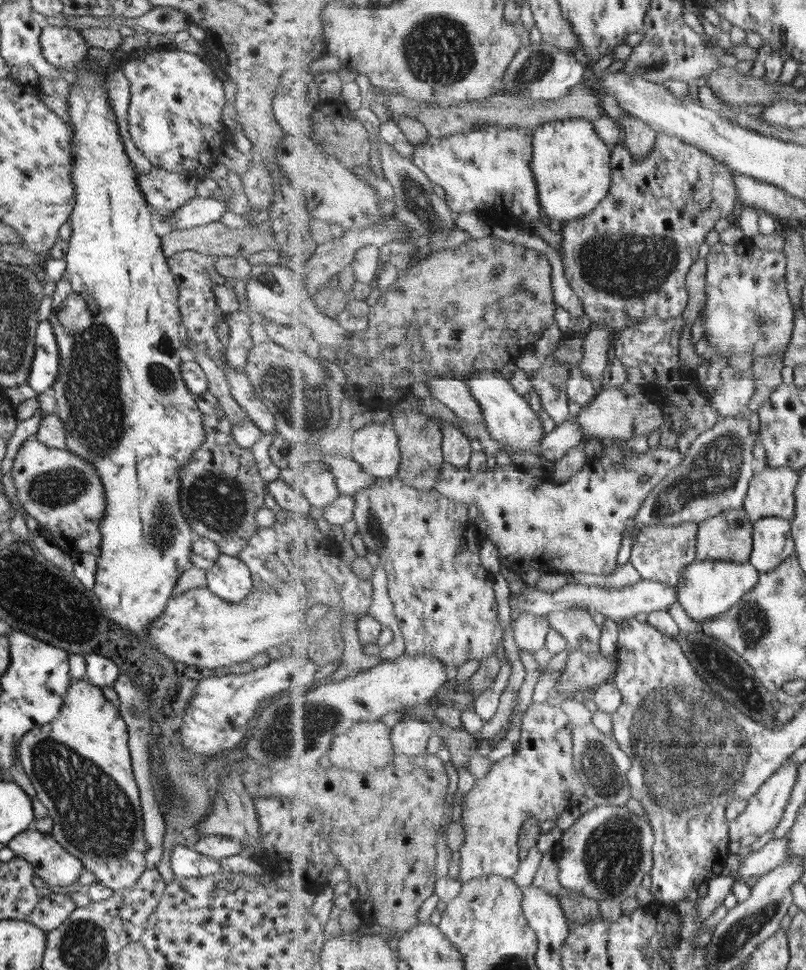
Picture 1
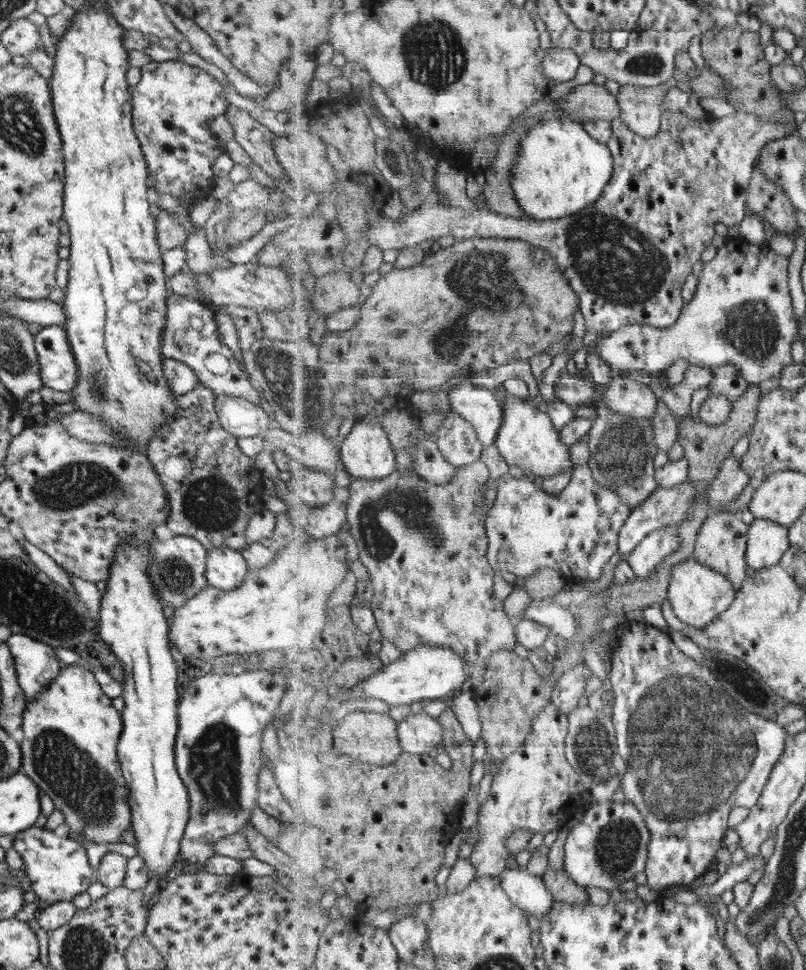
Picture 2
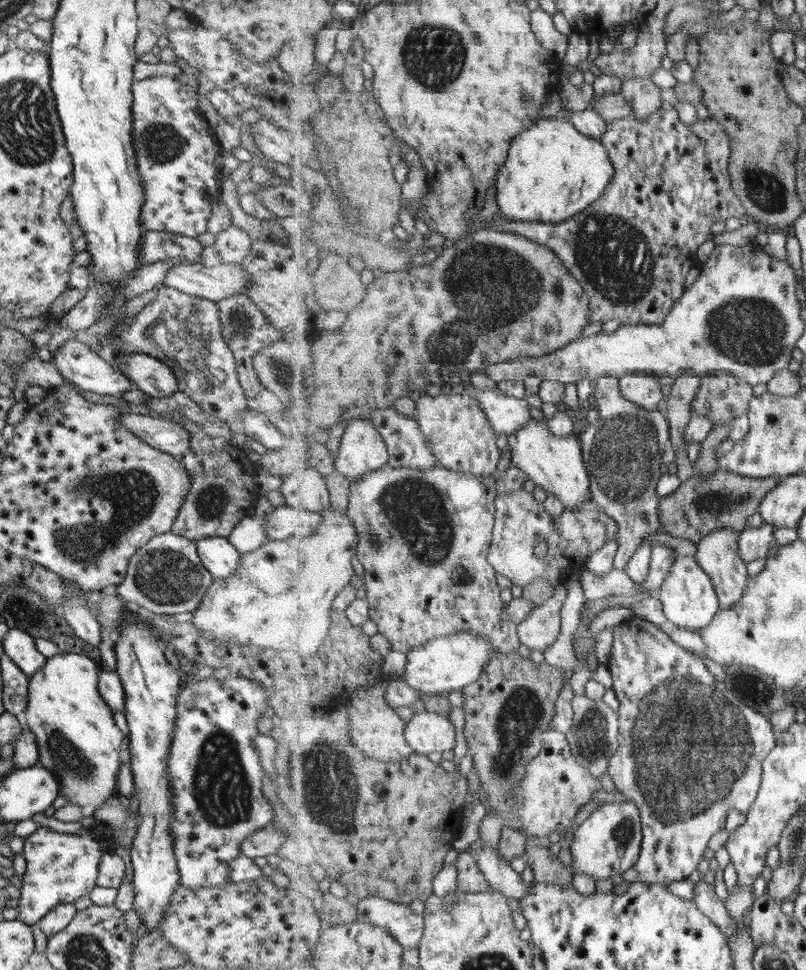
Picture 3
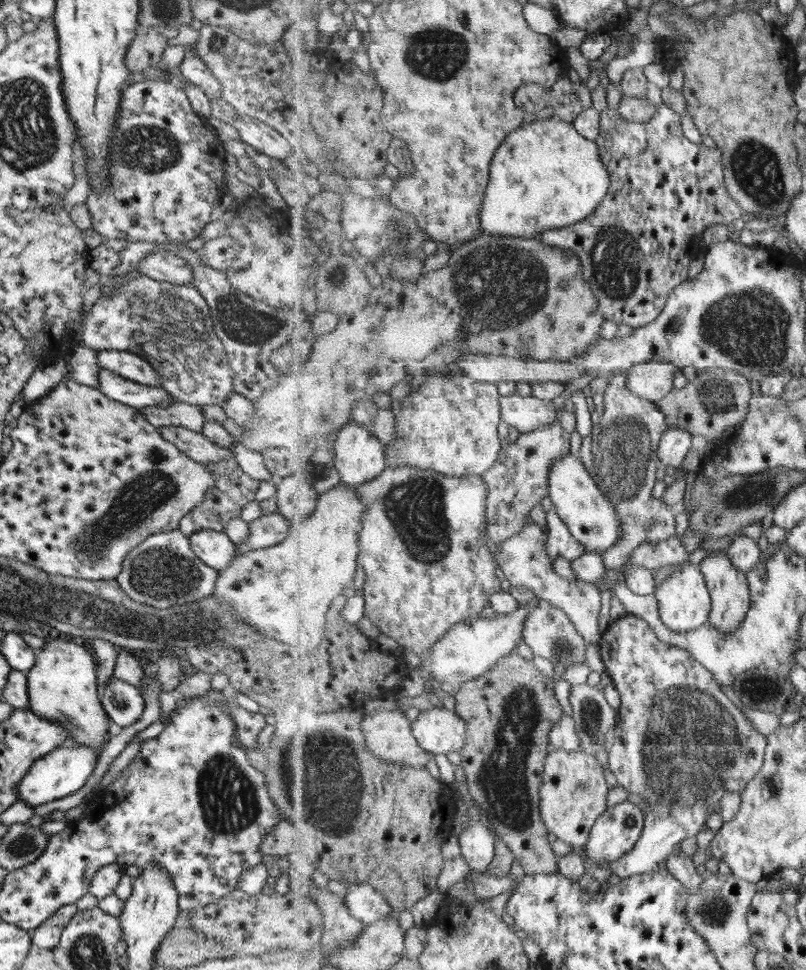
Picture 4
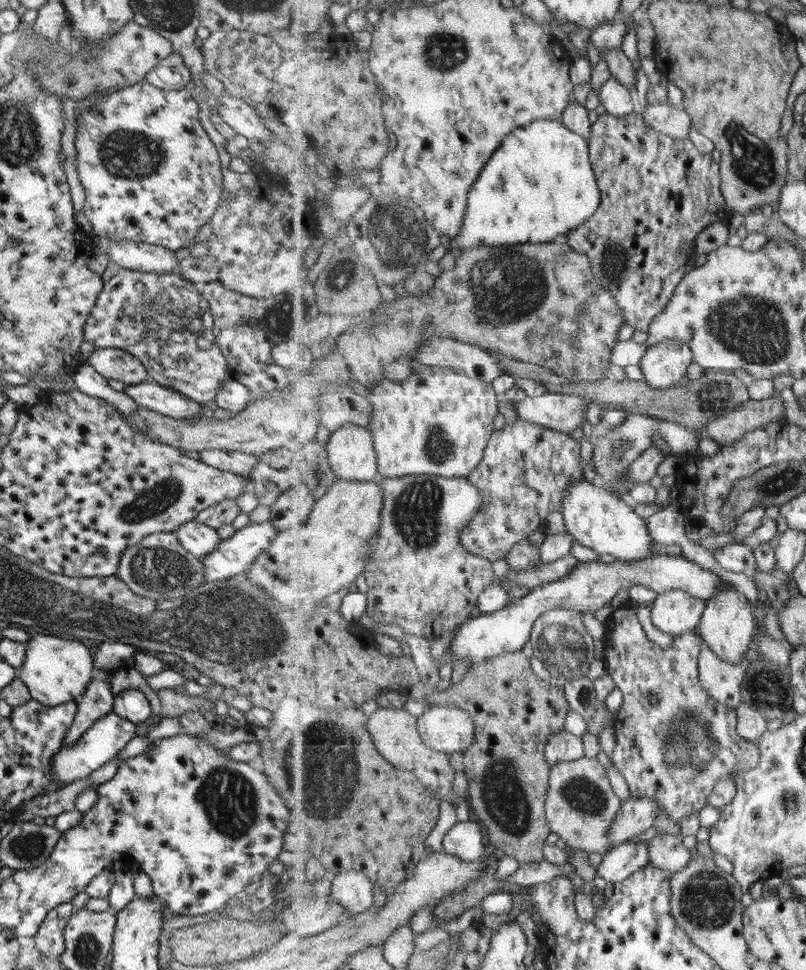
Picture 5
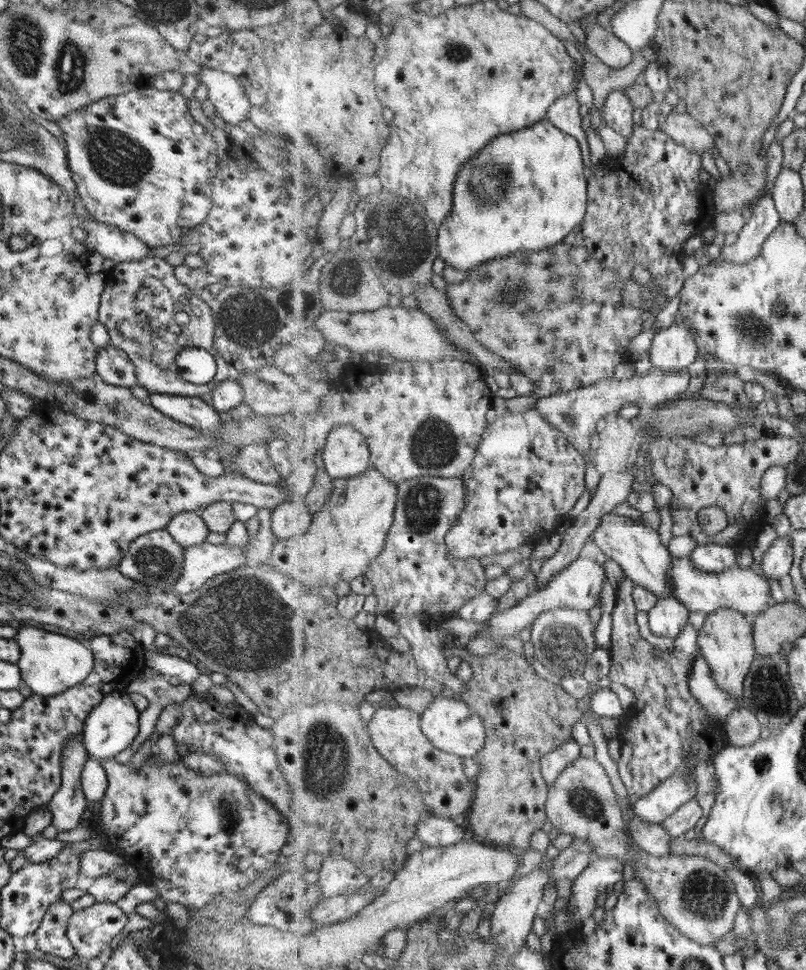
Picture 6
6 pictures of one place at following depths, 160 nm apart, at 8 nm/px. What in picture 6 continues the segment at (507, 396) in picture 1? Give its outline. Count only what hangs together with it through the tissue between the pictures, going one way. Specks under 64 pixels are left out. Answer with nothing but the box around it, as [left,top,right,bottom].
[591,512,675,599]

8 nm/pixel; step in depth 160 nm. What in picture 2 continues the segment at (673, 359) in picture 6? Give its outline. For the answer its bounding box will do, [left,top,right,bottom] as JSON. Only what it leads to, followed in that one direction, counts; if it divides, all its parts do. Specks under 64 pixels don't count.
[604,376,659,418]

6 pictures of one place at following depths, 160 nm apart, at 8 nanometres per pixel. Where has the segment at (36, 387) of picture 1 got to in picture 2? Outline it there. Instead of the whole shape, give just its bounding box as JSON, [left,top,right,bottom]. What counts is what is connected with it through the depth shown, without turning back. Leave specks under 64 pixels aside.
[34,326,77,391]

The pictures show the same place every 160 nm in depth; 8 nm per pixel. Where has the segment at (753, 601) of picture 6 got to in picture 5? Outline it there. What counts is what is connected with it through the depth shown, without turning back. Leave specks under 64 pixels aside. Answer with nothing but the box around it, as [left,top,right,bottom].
[448,552,728,666]

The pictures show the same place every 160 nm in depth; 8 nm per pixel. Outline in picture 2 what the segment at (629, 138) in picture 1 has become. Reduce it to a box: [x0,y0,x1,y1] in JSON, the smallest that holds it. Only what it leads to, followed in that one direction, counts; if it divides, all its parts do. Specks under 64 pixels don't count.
[617,79,677,138]

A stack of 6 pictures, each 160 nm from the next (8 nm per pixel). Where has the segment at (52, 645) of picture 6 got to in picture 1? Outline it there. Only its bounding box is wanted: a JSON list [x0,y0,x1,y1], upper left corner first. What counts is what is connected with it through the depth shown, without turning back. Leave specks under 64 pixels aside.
[16,677,148,891]

